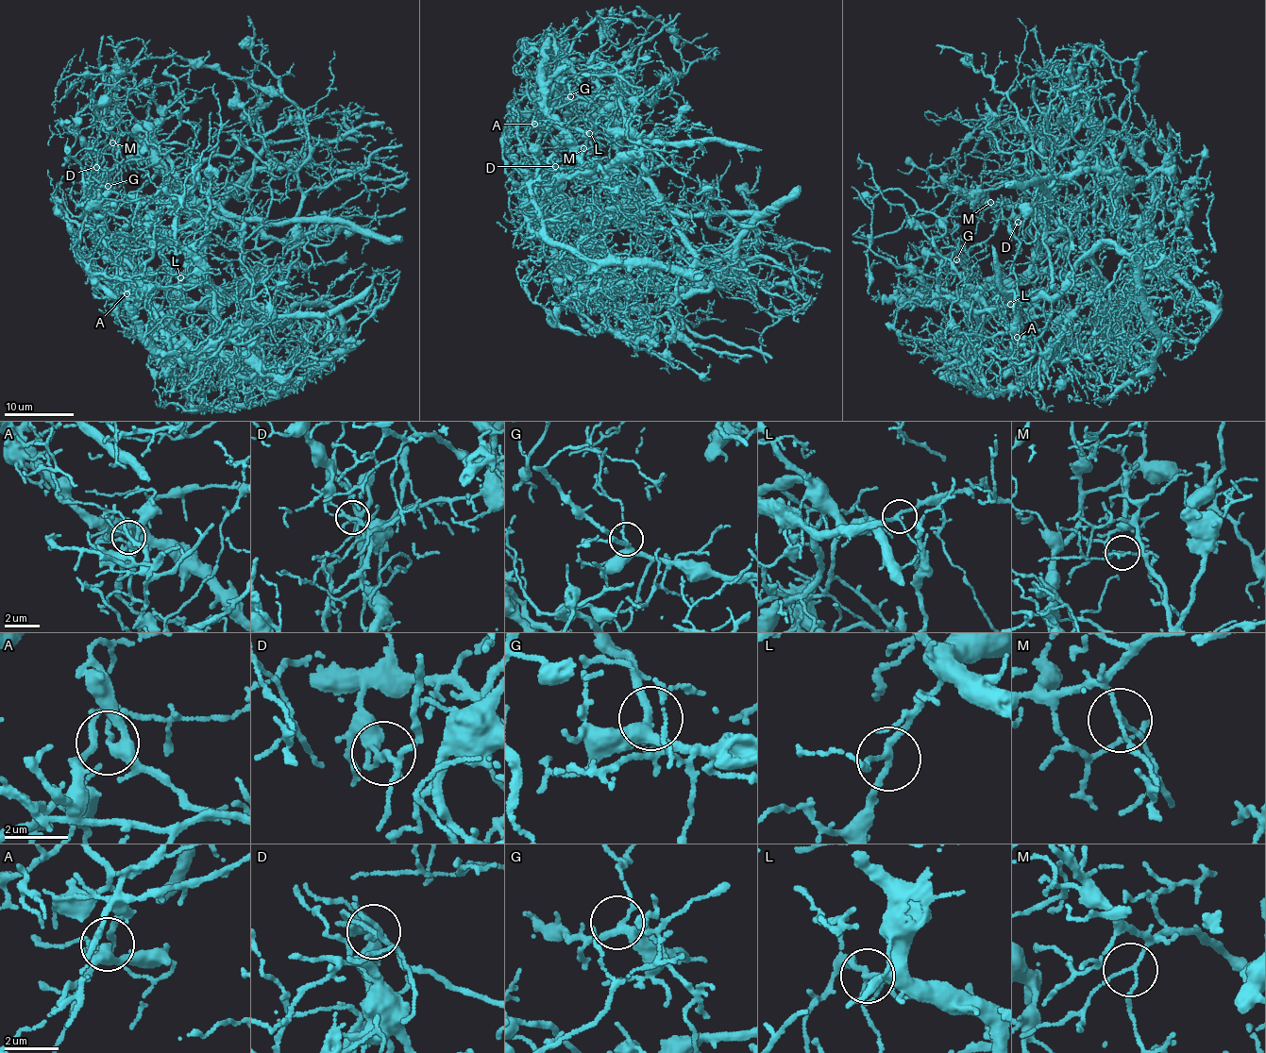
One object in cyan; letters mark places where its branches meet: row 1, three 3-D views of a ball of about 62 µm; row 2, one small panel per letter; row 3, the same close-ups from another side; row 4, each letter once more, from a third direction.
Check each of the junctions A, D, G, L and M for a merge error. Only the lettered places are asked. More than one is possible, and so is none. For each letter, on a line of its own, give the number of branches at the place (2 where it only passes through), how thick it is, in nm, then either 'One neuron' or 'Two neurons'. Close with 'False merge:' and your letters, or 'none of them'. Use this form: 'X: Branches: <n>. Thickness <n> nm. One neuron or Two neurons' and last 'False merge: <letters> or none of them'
A: Branches: 3. Thickness 240 nm. Two neurons
D: Branches: 3. Thickness 130 nm. Two neurons
G: Branches: 3. Thickness 240 nm. One neuron
L: Branches: 3. Thickness 160 nm. One neuron
M: Branches: 3. Thickness 100 nm. One neuron
False merge: A, D

